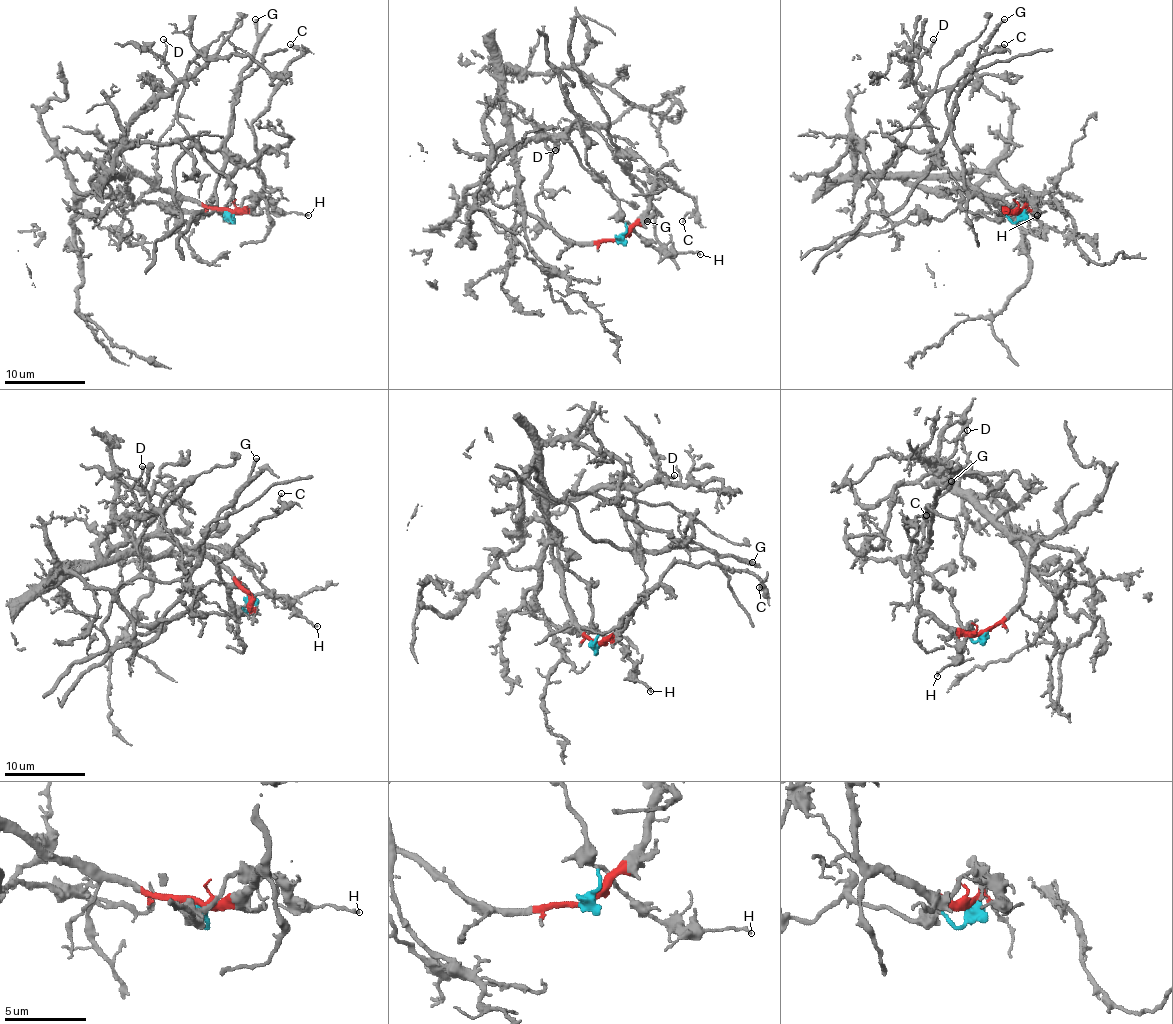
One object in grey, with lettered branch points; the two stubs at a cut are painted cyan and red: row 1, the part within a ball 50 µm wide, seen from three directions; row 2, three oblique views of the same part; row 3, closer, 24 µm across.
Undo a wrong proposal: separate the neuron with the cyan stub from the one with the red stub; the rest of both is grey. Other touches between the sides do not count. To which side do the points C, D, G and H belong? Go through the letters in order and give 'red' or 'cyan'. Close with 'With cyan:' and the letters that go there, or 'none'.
C: red
D: red
G: cyan
H: cyan
With cyan: G, H

